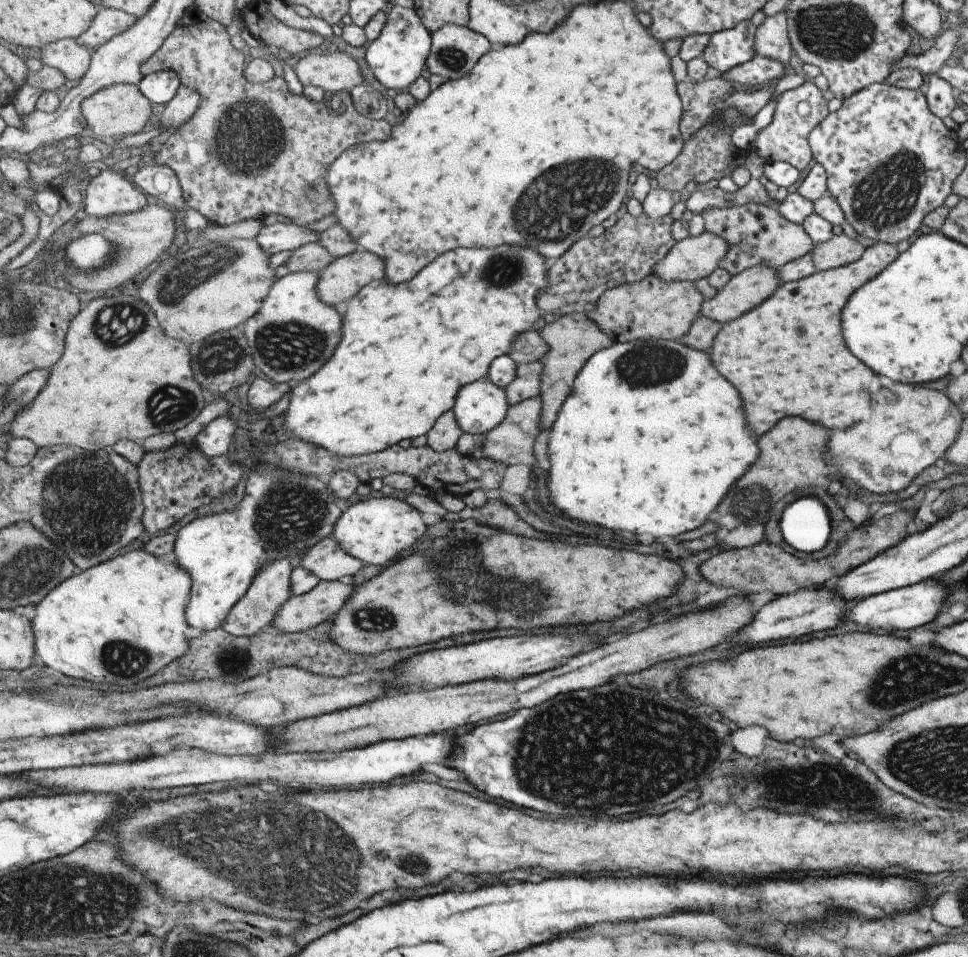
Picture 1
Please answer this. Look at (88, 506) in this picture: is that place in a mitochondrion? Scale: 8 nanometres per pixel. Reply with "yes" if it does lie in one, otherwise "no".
yes

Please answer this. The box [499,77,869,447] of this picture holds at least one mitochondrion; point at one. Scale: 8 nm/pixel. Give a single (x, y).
(552, 208)

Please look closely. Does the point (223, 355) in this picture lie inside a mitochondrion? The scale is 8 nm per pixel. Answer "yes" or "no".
yes

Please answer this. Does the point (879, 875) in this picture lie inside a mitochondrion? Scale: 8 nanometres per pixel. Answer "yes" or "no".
no

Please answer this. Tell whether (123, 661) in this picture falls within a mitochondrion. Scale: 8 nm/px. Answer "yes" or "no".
yes

